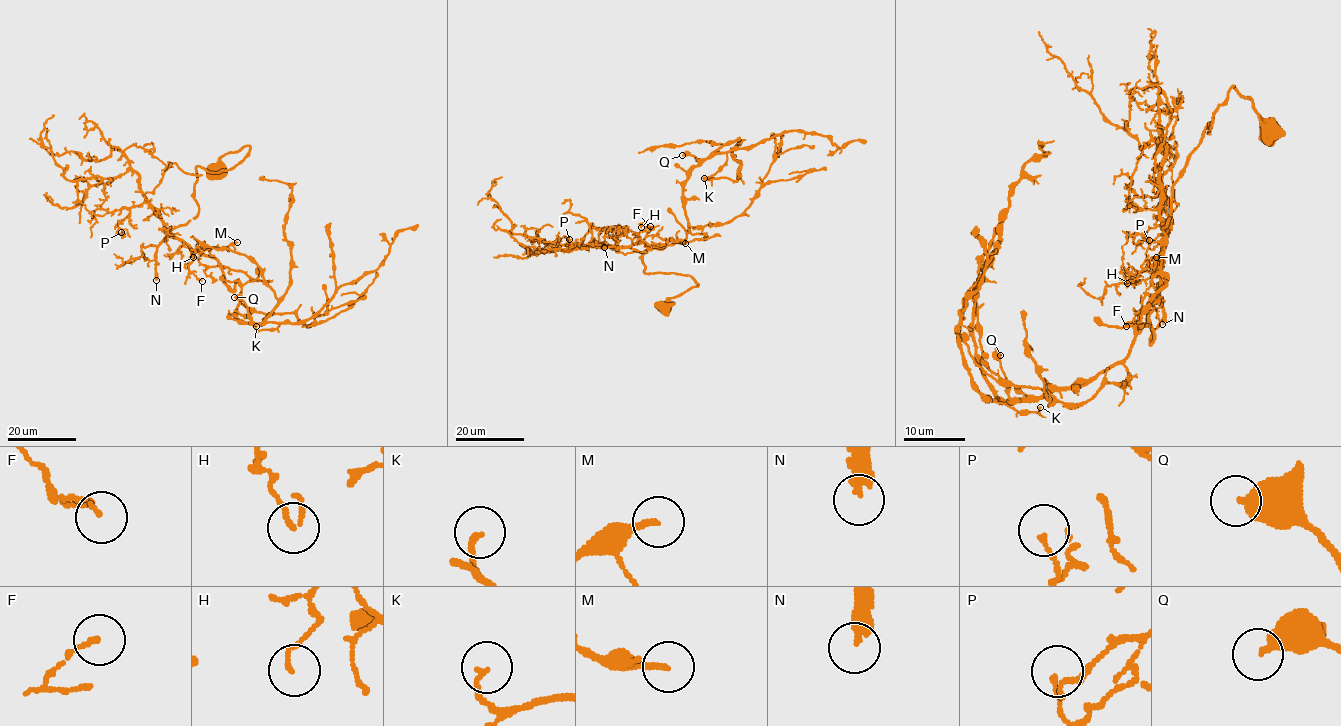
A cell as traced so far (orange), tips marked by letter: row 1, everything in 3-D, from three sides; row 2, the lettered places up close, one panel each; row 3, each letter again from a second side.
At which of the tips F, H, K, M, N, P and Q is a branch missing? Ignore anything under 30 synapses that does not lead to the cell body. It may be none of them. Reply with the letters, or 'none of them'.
N

